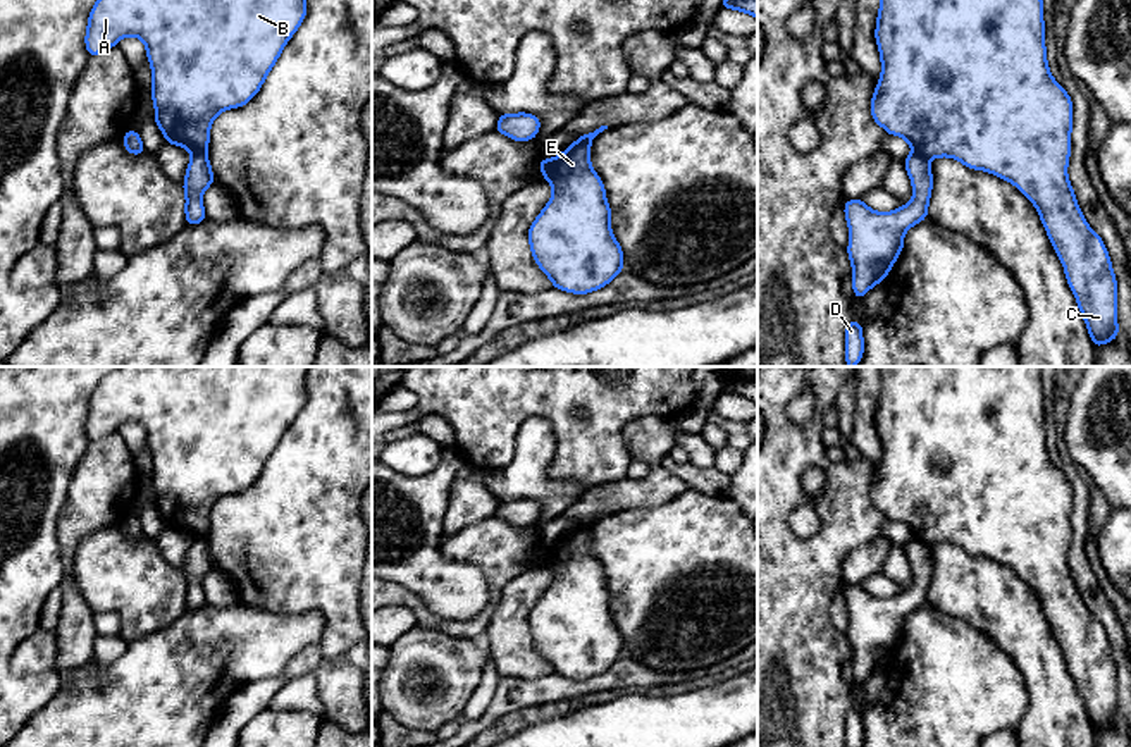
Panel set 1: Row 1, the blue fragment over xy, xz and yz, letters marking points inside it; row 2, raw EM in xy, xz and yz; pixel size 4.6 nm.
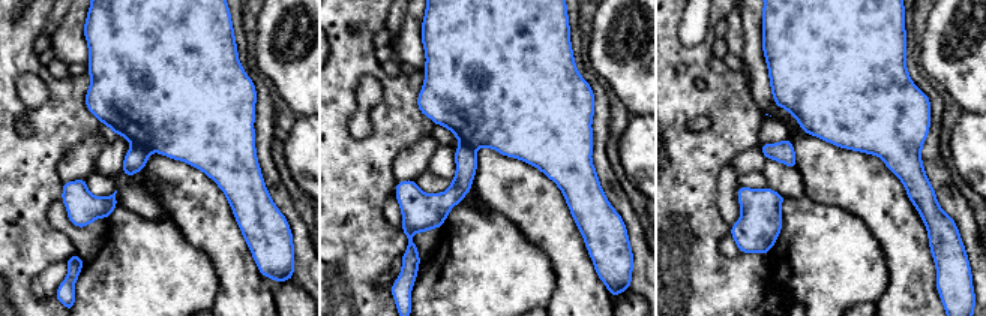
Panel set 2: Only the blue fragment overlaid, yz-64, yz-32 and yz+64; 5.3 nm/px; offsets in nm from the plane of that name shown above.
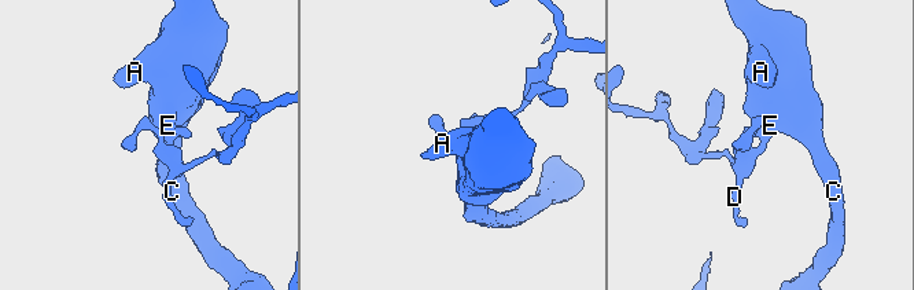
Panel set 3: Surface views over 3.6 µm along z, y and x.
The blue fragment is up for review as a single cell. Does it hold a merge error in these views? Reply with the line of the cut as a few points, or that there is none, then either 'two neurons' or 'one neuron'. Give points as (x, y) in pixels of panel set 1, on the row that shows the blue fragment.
cut in yz along (913, 150), (928, 160); two neurons

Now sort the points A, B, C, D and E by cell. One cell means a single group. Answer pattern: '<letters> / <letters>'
A B C E / D

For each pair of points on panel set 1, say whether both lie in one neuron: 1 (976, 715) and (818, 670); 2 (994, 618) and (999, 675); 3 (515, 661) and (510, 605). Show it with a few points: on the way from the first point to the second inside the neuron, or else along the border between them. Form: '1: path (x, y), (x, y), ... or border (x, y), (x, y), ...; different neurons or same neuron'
1: border (883, 668), (885, 687), (863, 711); different neurons
2: border (963, 620), (982, 630), (1021, 675); different neurons
3: path (512, 648), (510, 618); same neuron

